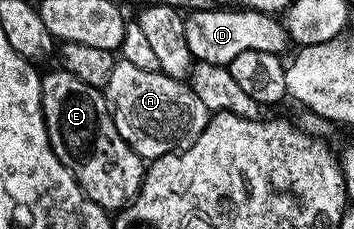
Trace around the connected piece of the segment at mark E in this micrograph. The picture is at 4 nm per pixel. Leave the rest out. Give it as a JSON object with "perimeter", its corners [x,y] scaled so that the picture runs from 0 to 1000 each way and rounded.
{"perimeter":[[[175,297],[119,328],[116,454],[138,629],[161,664],[161,699],[206,751],[218,803],[288,917],[333,926],[393,852],[410,755],[407,694],[370,659],[370,638],[339,594],[314,515],[294,397],[274,376],[218,349]]]}

